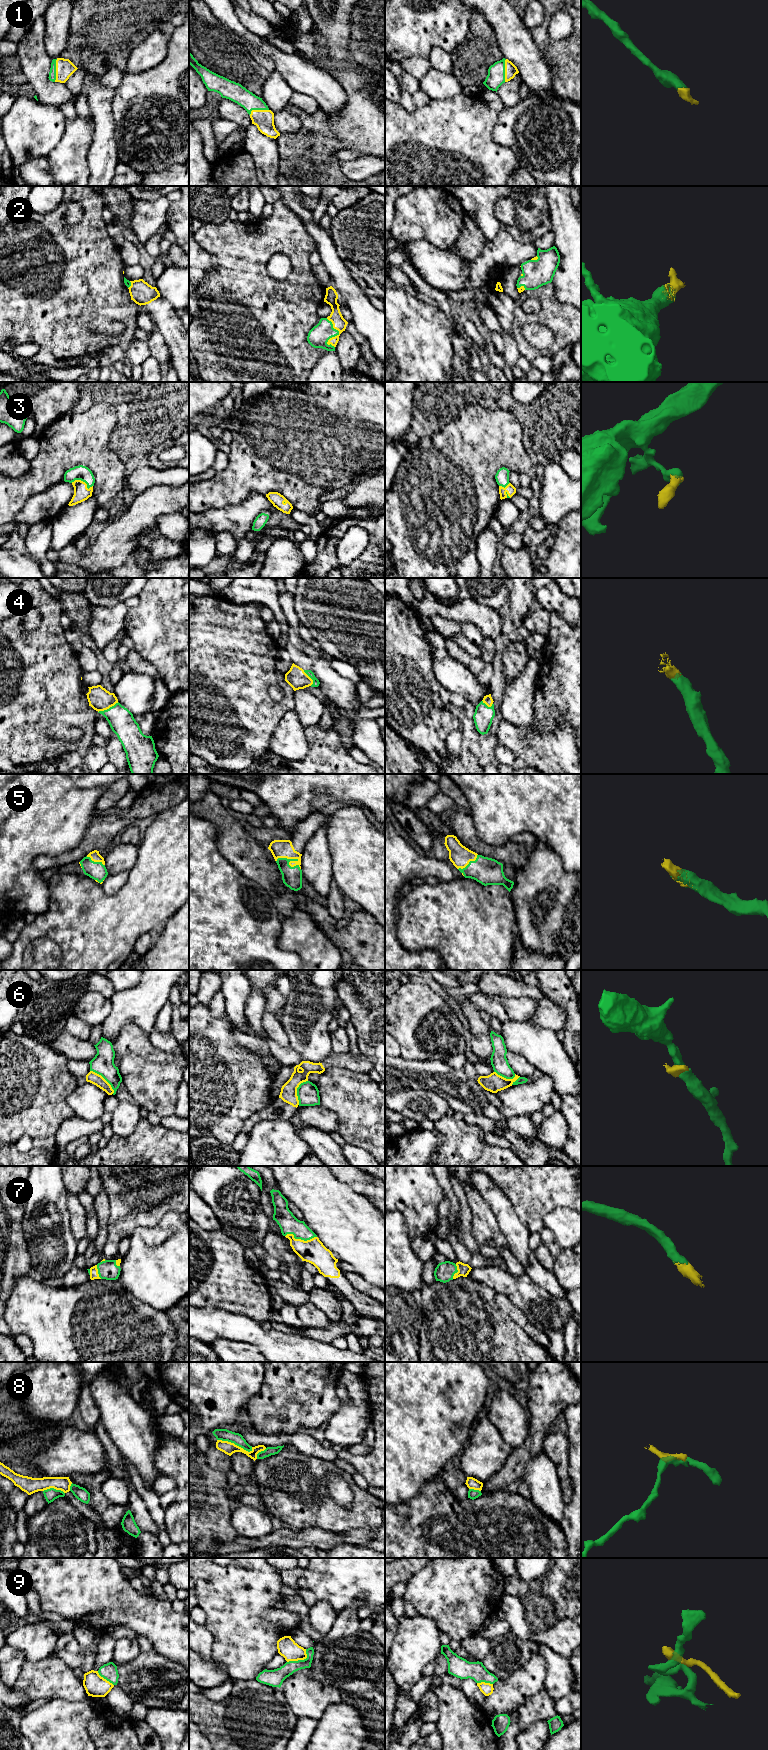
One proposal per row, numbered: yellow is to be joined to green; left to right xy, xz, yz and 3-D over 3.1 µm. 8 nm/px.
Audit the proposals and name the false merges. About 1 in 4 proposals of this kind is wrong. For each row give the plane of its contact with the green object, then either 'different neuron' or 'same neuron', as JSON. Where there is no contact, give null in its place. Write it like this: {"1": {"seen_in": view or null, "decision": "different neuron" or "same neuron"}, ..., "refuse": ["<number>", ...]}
{"1": {"seen_in": "xy", "decision": "same neuron"}, "2": {"seen_in": "xz", "decision": "same neuron"}, "3": {"seen_in": "xy", "decision": "same neuron"}, "4": {"seen_in": "xy", "decision": "same neuron"}, "5": {"seen_in": "xz", "decision": "same neuron"}, "6": {"seen_in": "xy", "decision": "different neuron"}, "7": {"seen_in": "xz", "decision": "same neuron"}, "8": {"seen_in": "xz", "decision": "different neuron"}, "9": {"seen_in": "xz", "decision": "different neuron"}, "refuse": ["6", "8", "9"]}

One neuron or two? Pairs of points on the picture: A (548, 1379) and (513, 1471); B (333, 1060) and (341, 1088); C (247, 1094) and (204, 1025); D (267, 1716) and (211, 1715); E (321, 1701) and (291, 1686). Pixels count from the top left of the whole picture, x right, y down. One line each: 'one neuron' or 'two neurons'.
A: one neuron
B: two neurons
C: one neuron
D: one neuron
E: one neuron

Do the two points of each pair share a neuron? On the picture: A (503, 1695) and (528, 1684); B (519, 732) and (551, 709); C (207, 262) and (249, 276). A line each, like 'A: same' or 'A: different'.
A: same
B: different
C: different

